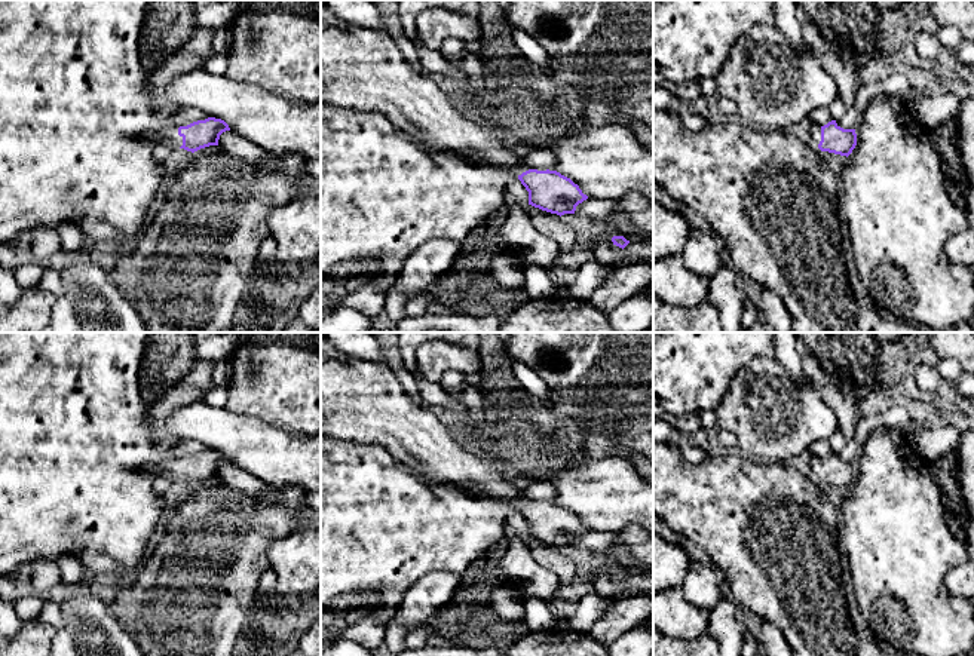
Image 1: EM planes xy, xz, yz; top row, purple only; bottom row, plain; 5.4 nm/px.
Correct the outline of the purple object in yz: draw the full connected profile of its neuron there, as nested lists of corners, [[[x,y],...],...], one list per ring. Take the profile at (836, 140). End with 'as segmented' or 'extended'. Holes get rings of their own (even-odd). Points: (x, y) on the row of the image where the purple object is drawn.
[[[836,120],[824,126],[811,125],[812,144],[821,151],[828,151],[840,156],[849,156],[857,145],[855,129],[843,129]]] | extended

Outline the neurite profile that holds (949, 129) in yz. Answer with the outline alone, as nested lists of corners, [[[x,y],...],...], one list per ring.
[[[958,119],[941,125],[935,132],[937,150],[946,163],[943,171],[950,200],[959,208],[967,208],[968,178],[958,150]]]

